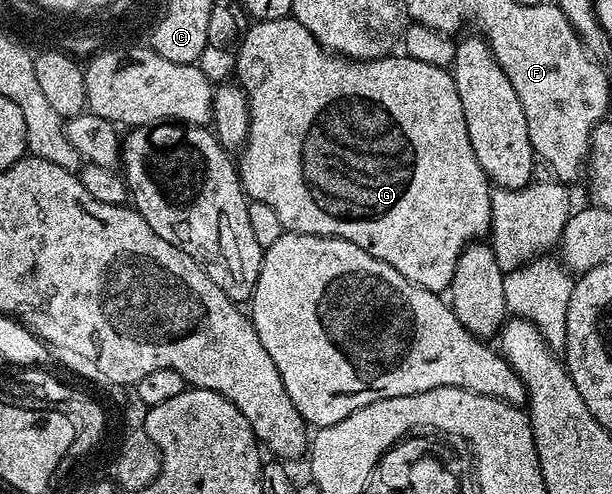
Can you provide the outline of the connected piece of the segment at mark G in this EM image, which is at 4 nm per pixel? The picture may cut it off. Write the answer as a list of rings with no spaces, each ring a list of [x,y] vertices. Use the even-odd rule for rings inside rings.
[[[293,16],[281,20],[256,21],[251,25],[255,26],[249,27],[248,30],[246,27],[242,31],[241,41],[238,43],[239,55],[235,58],[236,76],[234,75],[238,85],[247,93],[247,145],[237,158],[243,193],[252,202],[269,204],[269,208],[273,208],[273,212],[277,212],[277,217],[281,219],[284,231],[293,234],[320,234],[326,238],[344,238],[357,244],[357,248],[365,248],[369,256],[377,256],[377,260],[397,268],[397,272],[401,272],[405,280],[426,290],[446,291],[453,280],[453,272],[463,249],[471,242],[482,239],[490,231],[493,189],[470,144],[465,114],[458,98],[454,77],[444,67],[425,64],[421,60],[406,56],[356,60],[344,58],[342,54],[333,54],[323,49],[323,45],[311,35],[309,28],[305,28]]]

